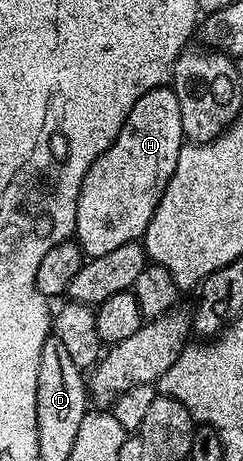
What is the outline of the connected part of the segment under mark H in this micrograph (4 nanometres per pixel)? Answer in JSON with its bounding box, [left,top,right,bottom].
[73,87,184,258]

